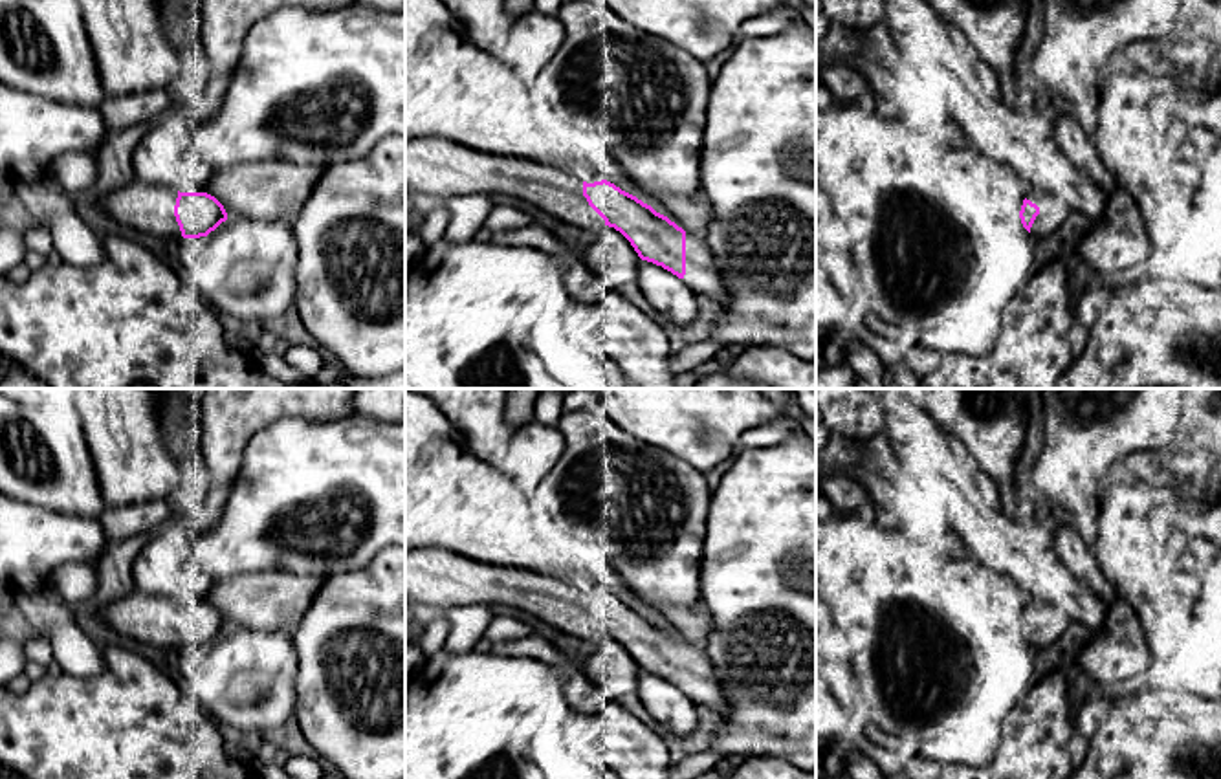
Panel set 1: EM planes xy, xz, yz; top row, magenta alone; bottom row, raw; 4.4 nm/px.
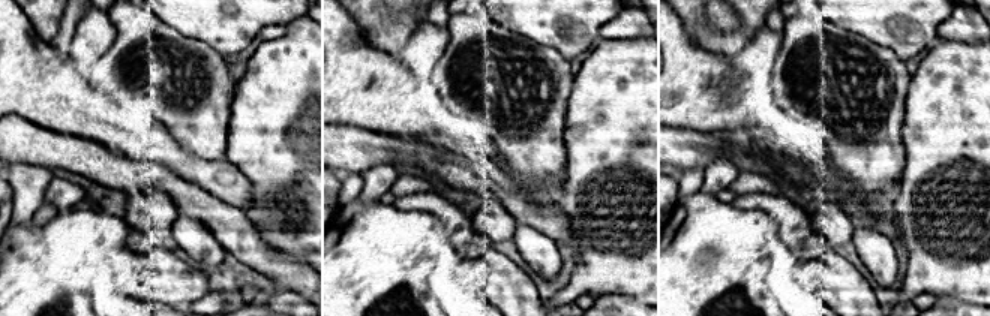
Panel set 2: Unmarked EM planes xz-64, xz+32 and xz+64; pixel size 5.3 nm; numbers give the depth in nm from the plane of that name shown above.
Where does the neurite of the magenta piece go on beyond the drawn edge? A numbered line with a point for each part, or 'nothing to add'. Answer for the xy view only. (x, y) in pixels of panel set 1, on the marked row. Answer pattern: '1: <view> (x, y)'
1: xy (143, 208)

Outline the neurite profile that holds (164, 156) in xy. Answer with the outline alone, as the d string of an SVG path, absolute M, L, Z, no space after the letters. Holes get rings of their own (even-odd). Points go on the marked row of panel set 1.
M174 110L143 136L134 150L139 181L180 192L205 192L214 169L194 148L194 126L187 112Z

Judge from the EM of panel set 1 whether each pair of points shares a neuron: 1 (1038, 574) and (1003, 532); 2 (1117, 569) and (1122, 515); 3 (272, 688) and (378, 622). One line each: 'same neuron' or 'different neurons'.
1: same neuron
2: same neuron
3: different neurons

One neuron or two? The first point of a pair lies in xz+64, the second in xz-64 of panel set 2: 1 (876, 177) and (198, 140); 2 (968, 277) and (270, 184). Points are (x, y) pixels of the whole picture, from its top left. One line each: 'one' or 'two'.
1: one
2: one

